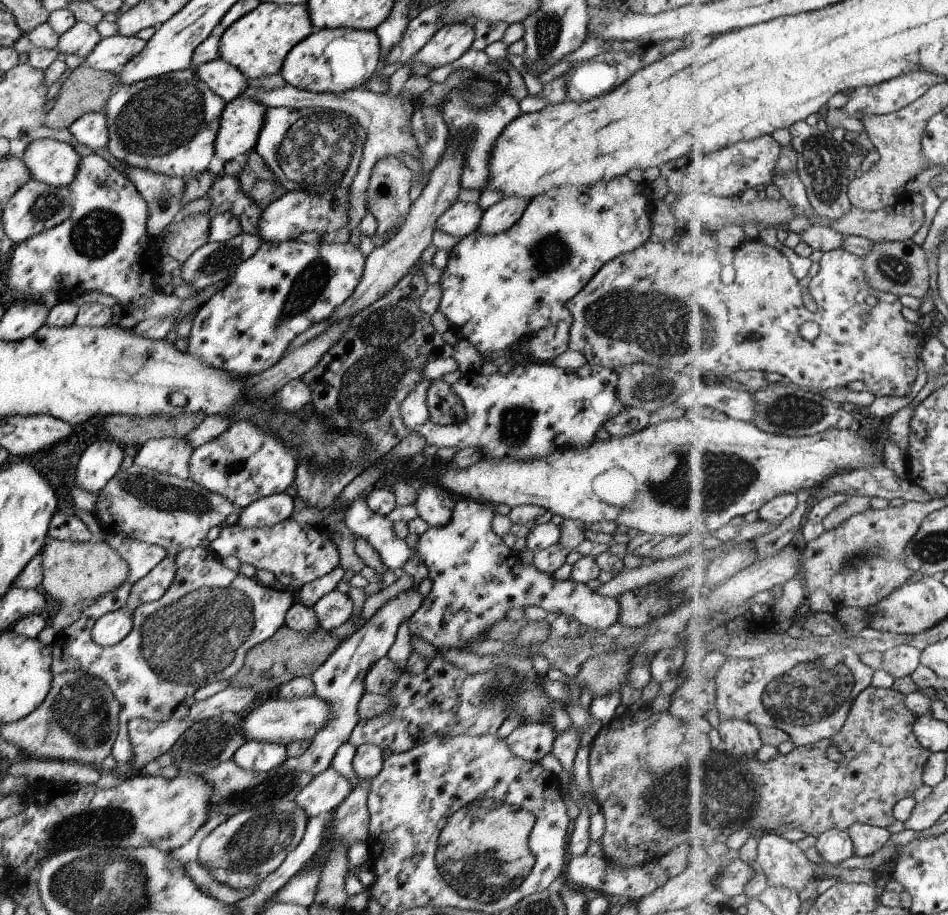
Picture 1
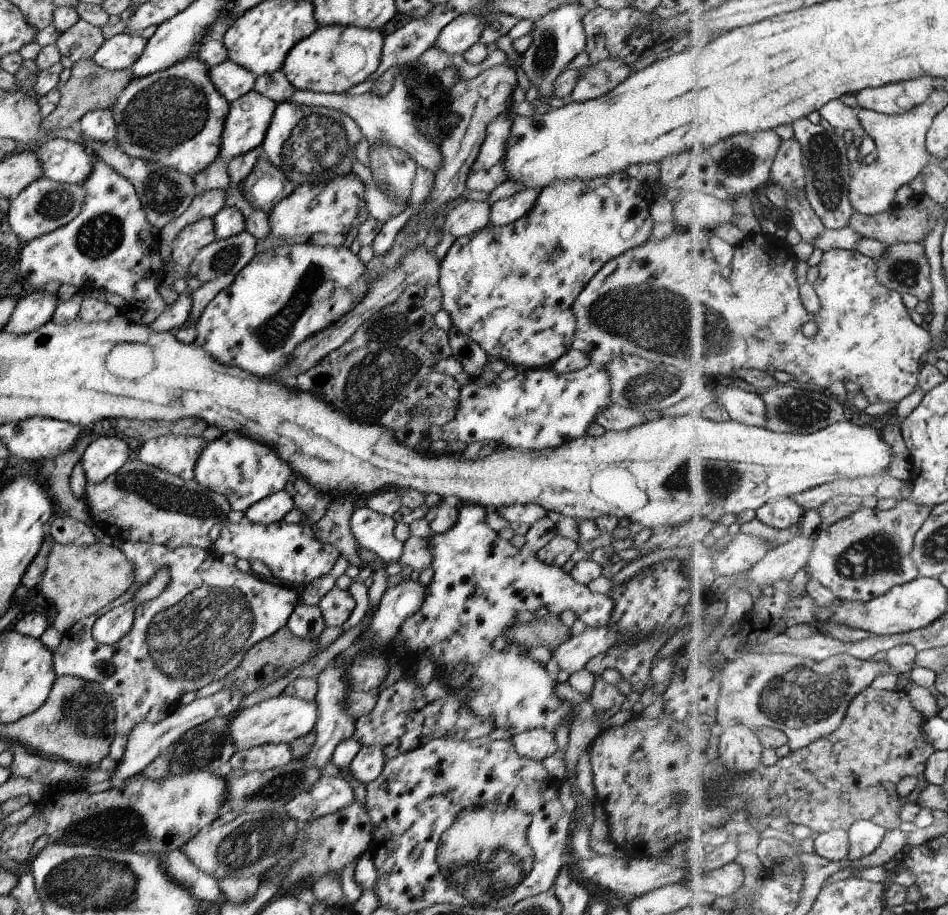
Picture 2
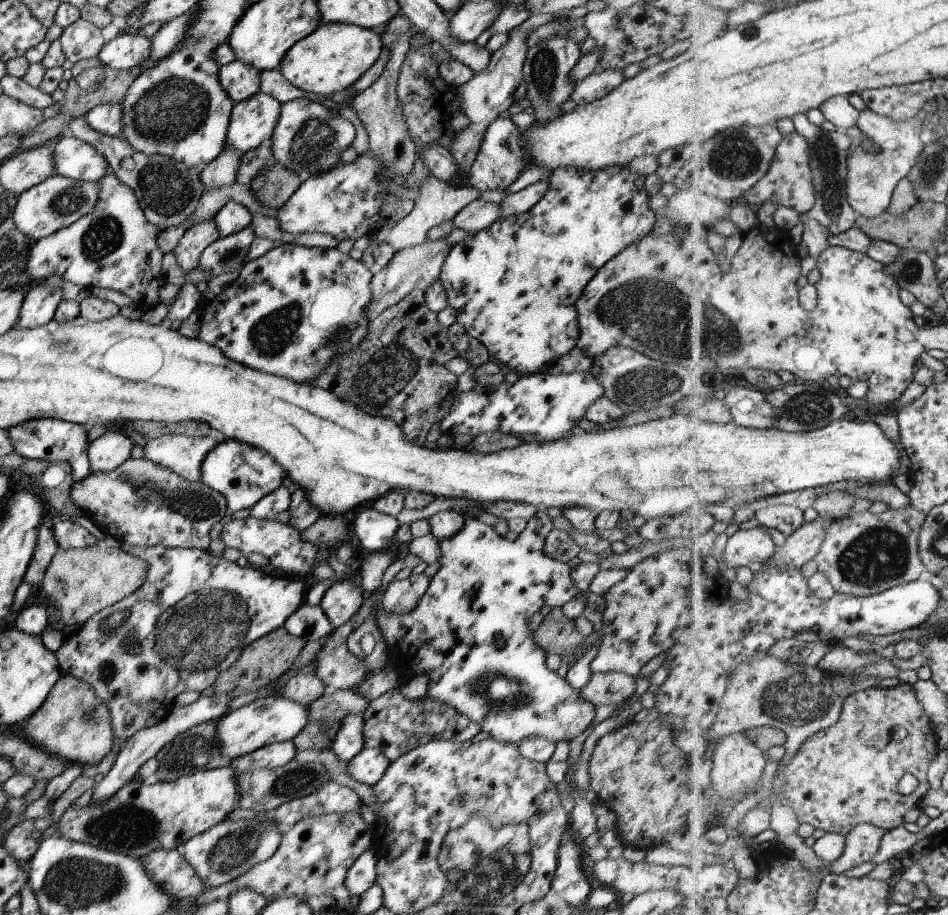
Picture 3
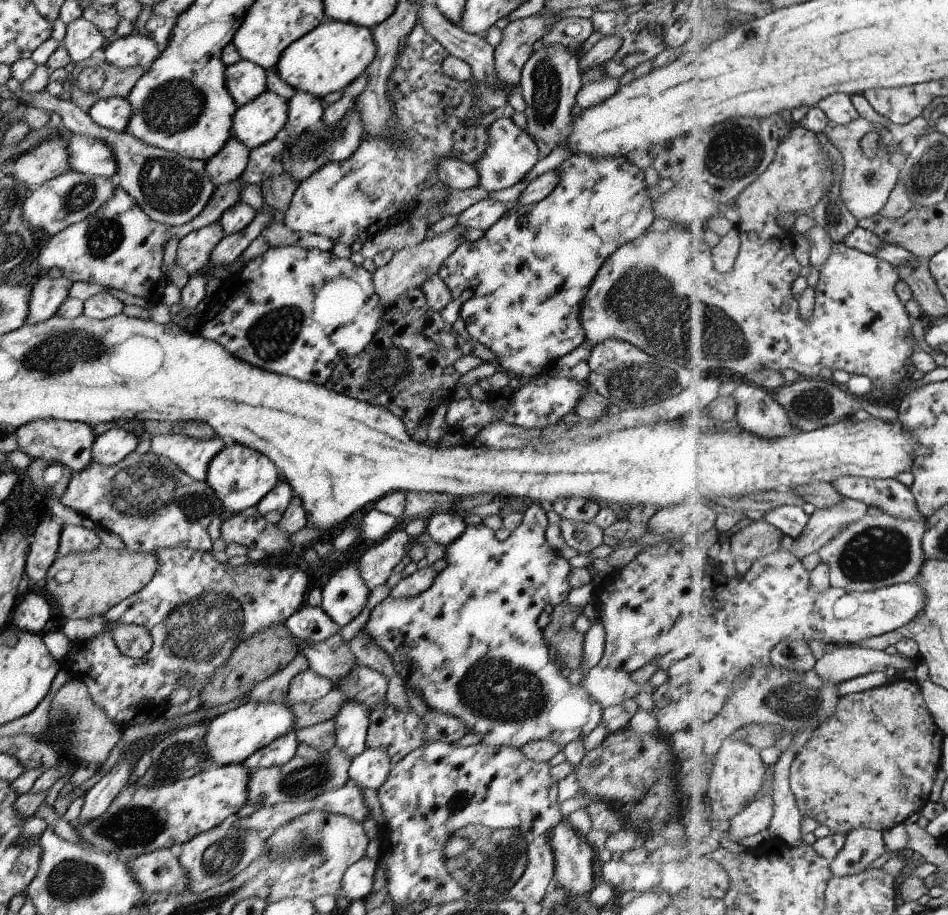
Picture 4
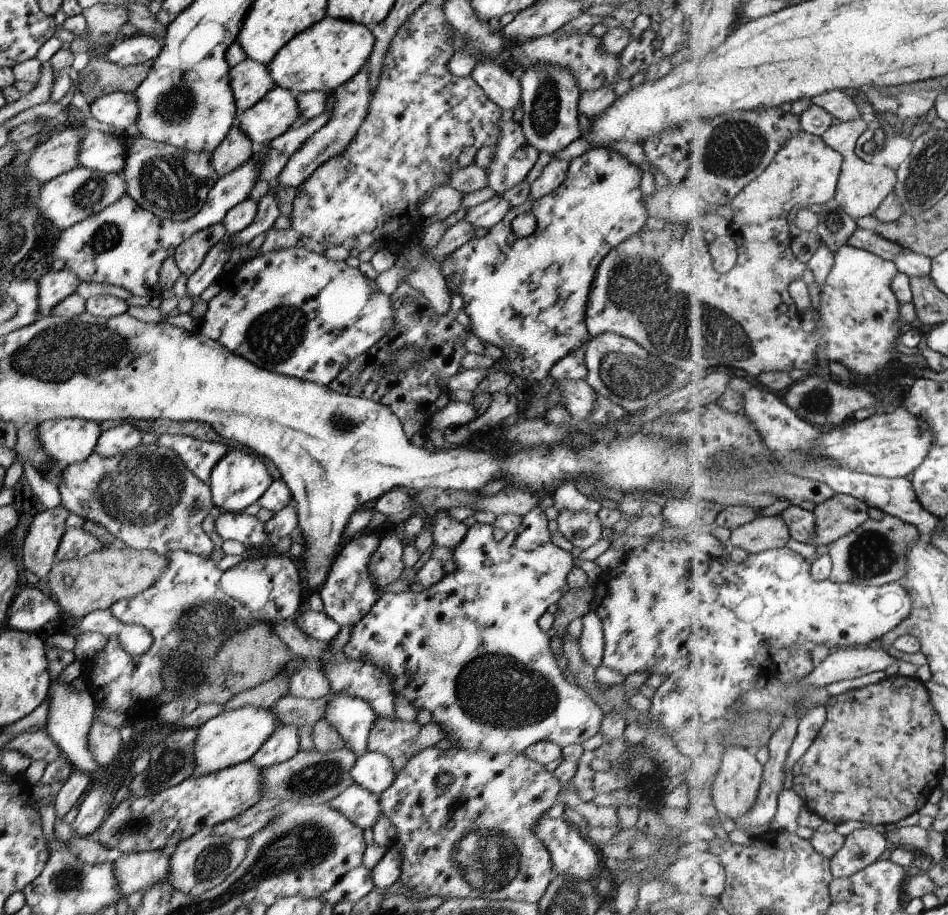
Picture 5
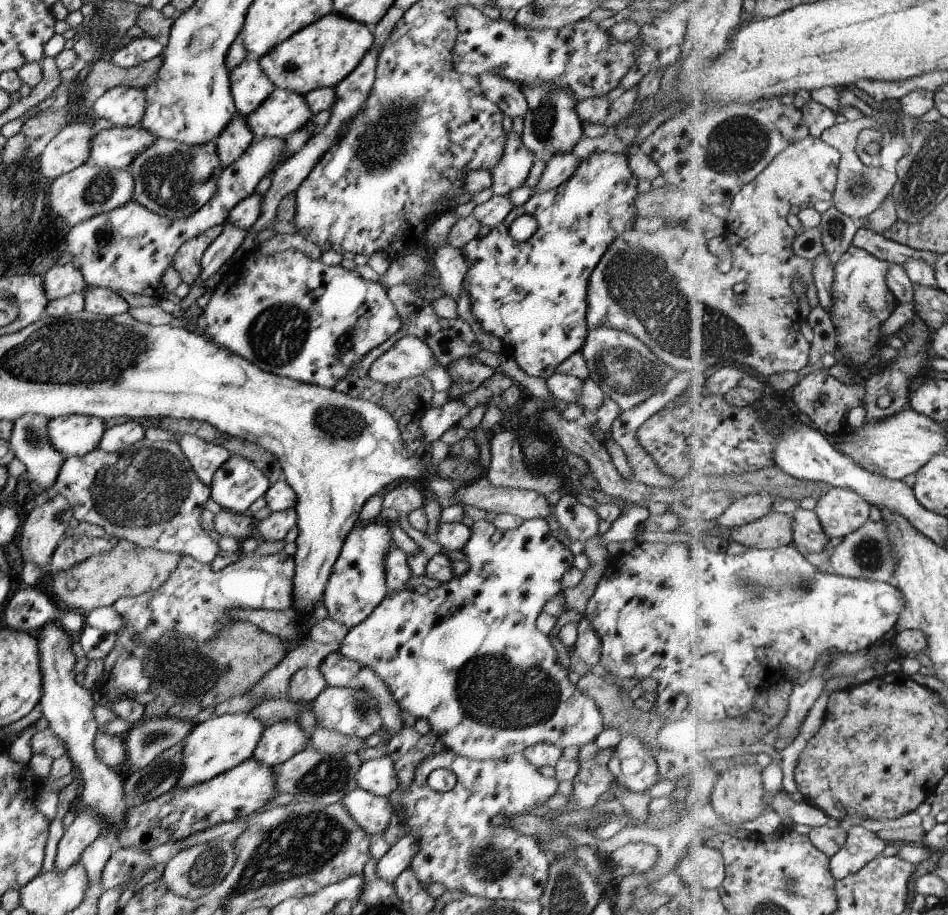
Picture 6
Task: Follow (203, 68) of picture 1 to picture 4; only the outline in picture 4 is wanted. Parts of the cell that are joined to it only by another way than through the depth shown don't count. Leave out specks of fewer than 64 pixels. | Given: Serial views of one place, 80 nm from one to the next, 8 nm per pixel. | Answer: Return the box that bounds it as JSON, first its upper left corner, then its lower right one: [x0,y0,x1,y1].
[223,59,266,108]

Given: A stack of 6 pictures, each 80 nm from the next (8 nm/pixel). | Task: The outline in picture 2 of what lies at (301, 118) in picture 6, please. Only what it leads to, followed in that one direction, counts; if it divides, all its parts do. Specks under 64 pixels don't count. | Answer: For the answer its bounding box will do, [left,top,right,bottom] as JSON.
[218,91,276,162]

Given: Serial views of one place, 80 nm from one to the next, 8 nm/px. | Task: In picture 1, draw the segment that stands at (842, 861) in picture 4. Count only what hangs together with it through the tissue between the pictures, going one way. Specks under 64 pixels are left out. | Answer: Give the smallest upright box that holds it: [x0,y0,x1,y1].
[847,823,892,857]

